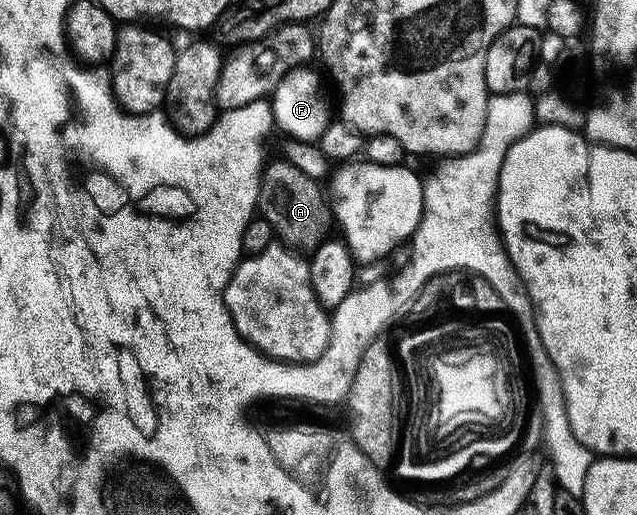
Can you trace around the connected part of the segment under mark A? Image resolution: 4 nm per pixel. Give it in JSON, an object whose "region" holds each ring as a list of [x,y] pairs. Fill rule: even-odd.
{"region":[[[277,160],[274,164],[266,163],[264,165],[262,174],[261,174],[261,194],[259,197],[259,212],[260,215],[266,220],[267,223],[273,228],[274,233],[279,237],[280,243],[284,244],[285,247],[296,250],[301,254],[312,254],[321,244],[325,243],[326,240],[330,239],[331,232],[329,232],[329,227],[332,229],[335,224],[335,217],[331,211],[330,201],[327,199],[326,193],[325,196],[321,193],[321,188],[300,168],[297,164],[288,164],[285,160]]]}

